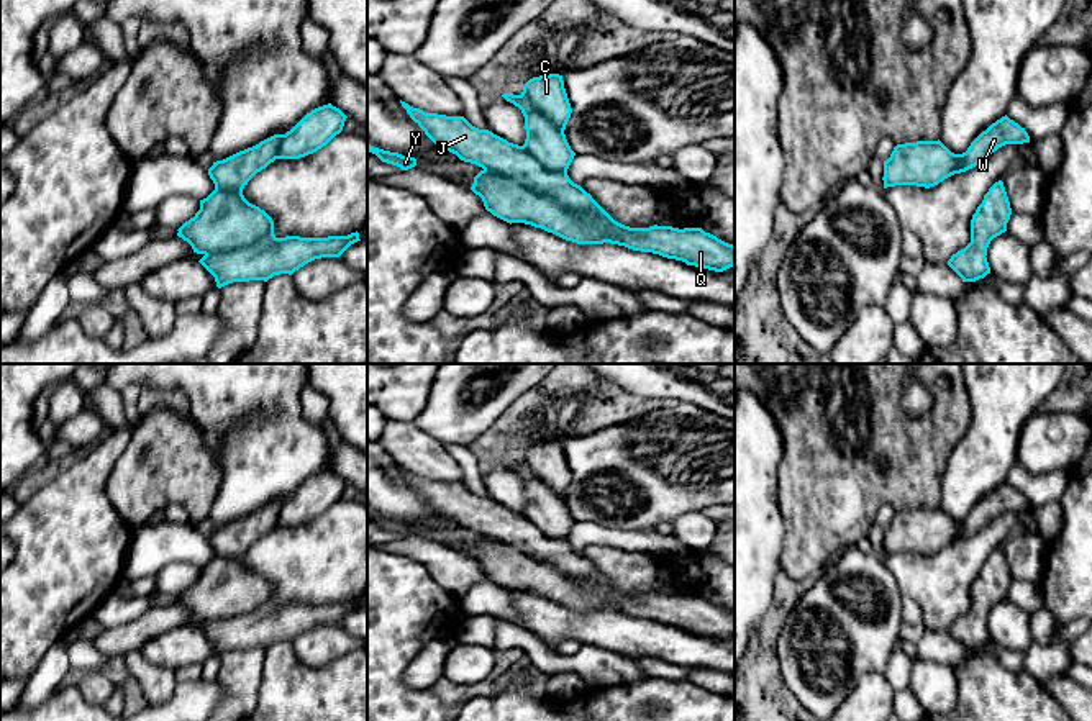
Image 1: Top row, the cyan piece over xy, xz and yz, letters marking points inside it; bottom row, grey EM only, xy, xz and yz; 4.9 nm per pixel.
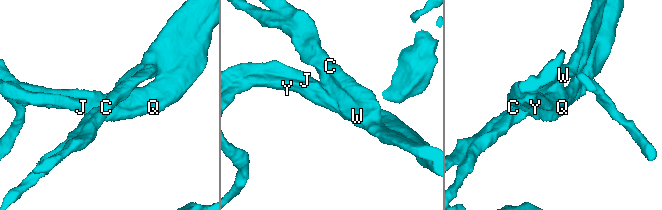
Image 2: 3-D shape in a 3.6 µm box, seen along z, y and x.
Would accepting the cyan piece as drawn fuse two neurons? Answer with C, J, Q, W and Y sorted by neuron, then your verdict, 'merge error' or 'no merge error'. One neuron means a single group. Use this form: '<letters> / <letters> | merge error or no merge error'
C J Q W Y | no merge error

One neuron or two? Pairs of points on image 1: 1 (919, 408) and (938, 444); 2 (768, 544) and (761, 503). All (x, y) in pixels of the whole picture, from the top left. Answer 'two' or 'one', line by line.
1: two
2: one

